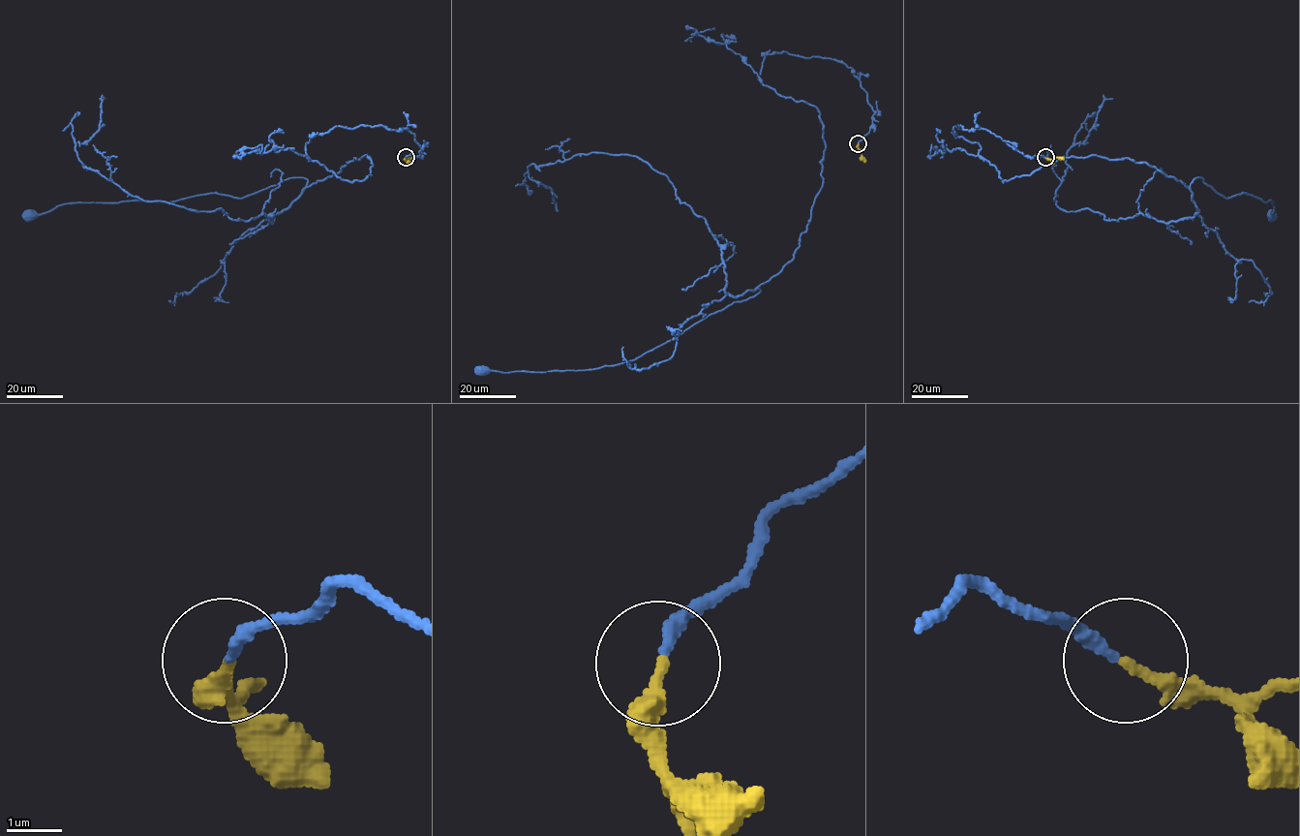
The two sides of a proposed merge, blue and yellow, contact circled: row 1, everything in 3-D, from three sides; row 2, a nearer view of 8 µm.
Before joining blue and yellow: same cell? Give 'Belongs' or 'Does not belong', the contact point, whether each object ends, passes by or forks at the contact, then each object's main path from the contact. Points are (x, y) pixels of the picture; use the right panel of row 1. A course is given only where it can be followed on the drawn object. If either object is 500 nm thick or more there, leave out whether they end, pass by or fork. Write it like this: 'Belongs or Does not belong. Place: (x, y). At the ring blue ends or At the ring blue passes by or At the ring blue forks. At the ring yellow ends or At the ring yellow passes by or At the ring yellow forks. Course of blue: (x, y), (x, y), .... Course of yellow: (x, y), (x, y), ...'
Belongs. Place: (1045, 157). At the ring blue ends. At the ring yellow ends. Course of blue: (1044, 158), (953, 128), (1003, 181), (1064, 158), (1130, 158), (1271, 201), (1271, 216). Course of yellow: (1045, 158), (1064, 159)

